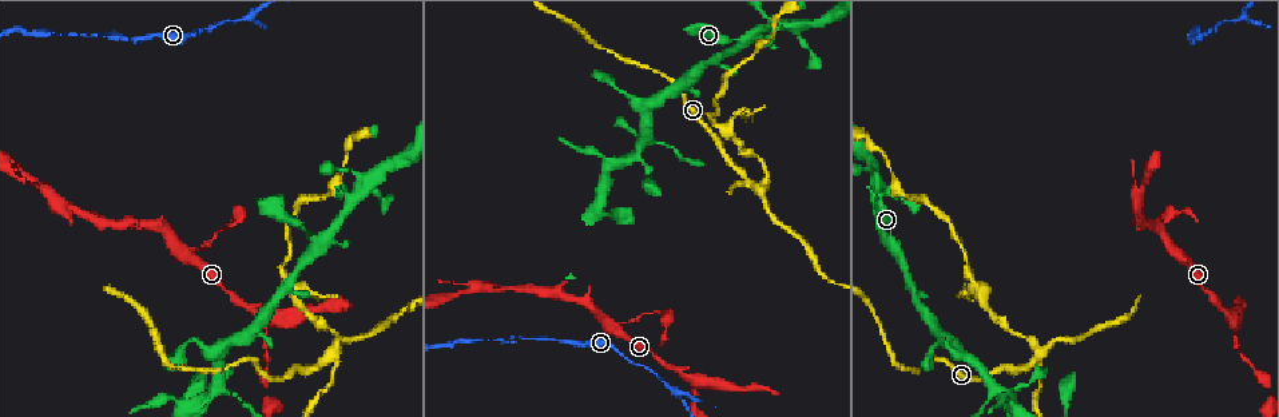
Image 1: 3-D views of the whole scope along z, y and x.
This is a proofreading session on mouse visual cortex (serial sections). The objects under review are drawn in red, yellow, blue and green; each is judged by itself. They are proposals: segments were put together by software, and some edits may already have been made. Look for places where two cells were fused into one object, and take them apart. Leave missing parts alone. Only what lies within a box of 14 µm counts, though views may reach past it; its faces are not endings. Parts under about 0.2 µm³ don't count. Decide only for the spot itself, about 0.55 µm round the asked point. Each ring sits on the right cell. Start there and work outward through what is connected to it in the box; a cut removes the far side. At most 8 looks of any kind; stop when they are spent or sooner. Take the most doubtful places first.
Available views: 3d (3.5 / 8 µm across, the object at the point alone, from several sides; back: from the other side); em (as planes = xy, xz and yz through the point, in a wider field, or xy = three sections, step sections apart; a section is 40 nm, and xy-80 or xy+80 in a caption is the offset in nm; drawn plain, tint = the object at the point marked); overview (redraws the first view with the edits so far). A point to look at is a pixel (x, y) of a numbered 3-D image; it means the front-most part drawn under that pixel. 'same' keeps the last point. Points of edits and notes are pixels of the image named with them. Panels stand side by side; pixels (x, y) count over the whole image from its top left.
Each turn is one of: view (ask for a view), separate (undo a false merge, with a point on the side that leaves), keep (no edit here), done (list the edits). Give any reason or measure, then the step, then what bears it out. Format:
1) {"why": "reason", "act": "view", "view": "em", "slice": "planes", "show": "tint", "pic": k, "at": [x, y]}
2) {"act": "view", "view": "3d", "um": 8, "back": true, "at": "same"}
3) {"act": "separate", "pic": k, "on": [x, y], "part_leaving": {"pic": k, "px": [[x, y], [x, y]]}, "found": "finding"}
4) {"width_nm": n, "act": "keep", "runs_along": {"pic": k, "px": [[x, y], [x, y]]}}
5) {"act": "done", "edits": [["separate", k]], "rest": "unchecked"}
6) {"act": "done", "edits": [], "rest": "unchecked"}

{"why": "sudden change in width", "act": "view", "view": "3d", "um": 3.5, "back": true, "pic": 1, "at": [1042, 348]}

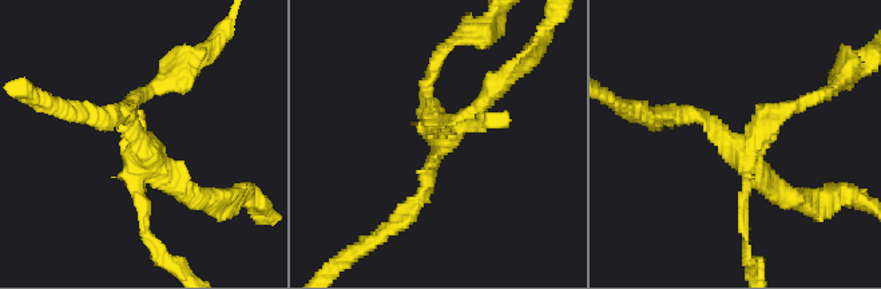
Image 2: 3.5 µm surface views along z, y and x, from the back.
{"arms": 4, "arm_widths_nm": [150, 150, 150, 200], "why": "shape alone is not enough", "act": "view", "view": "em", "slice": "planes", "show": "tint", "pic": 2, "at": [438, 127]}

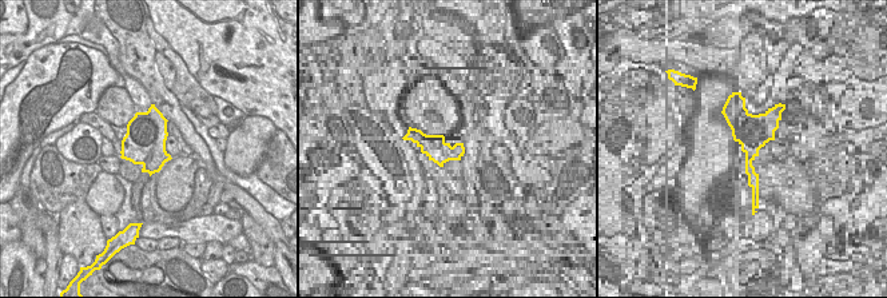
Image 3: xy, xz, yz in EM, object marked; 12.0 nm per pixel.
{"why": "cut it another way", "act": "view", "view": "em", "slice": "xy", "step": 5, "show": "tint", "at": "same"}

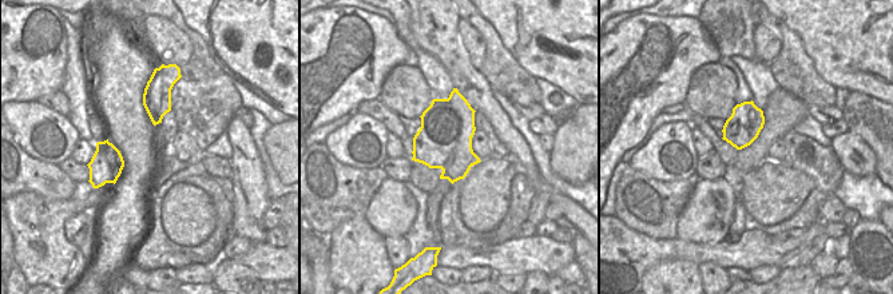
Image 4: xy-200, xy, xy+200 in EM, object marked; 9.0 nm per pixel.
{"act": "separate", "pic": 2, "on": [429, 79], "part_leaving": {"pic": 2, "px": [[432, 123], [424, 82], [464, 38]]}, "found": "a second cell is stuck on"}

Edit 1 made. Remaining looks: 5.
{"act": "view", "view": "3d", "um": 8, "back": true, "pic": 1, "at": [68, 34]}

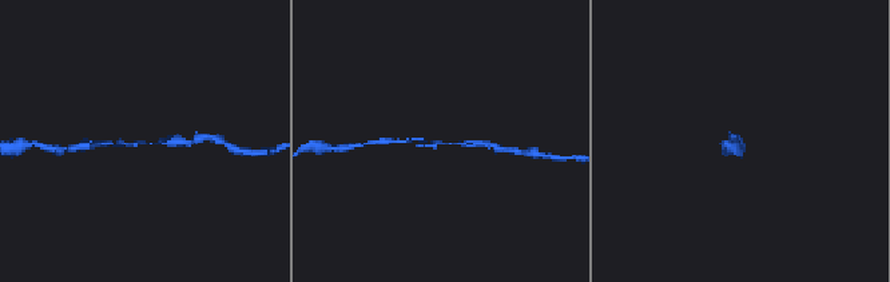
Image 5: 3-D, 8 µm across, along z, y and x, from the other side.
{"act": "view", "view": "em", "slice": "planes", "show": "tint", "pic": 5, "at": [441, 141]}

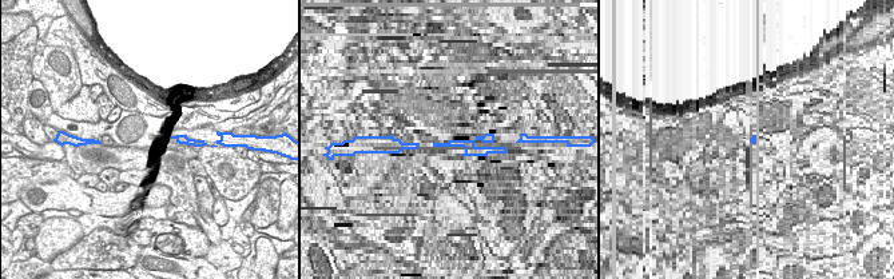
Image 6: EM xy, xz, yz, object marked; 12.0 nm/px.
{"act": "keep", "runs_along": {"pic": 5, "px": [[404, 140], [463, 145], [483, 143]]}, "found": "continuous, no second cell"}

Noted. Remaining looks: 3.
{"why": "a narrow waist", "act": "view", "view": "3d", "um": 3.5, "pic": 1, "at": [892, 240]}

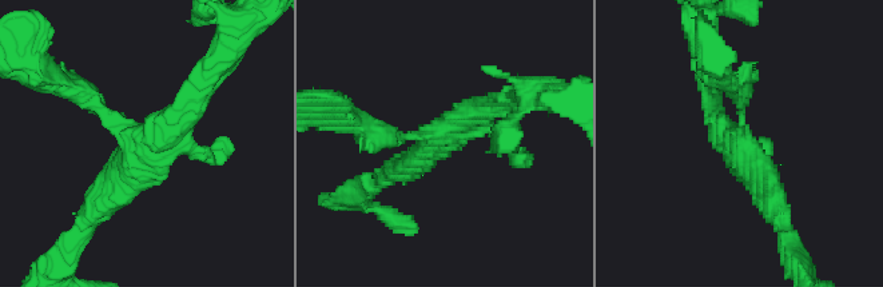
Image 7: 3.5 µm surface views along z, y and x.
{"act": "keep", "runs_along": {"pic": 7, "px": [[734, 88], [747, 159], [778, 216]]}, "found": "one cell here"}

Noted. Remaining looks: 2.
{"why": "four arms meet", "act": "view", "view": "em", "slice": "xy", "step": 3, "show": "tint", "pic": 1, "at": [647, 141]}

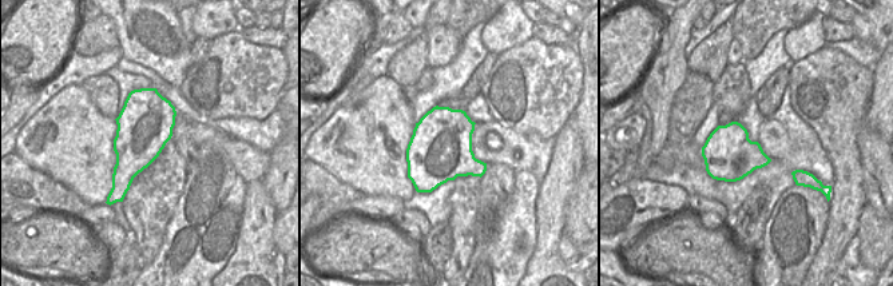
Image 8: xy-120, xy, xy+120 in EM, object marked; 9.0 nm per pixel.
{"act": "view", "view": "3d", "um": 3.5, "back": true, "at": "same"}

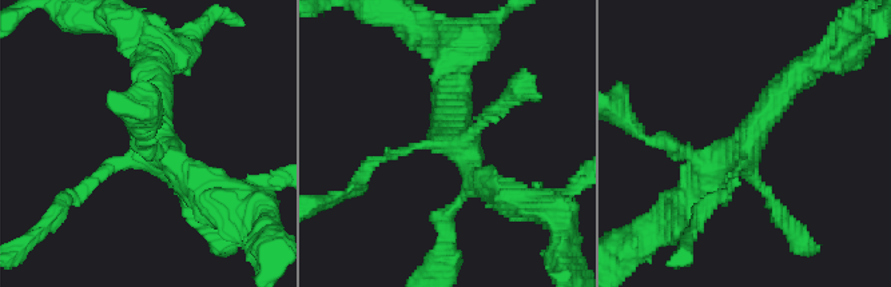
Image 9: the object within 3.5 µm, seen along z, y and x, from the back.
{"arms": 4, "act": "keep", "runs_along": {"pic": 9, "px": [[804, 70], [695, 188]]}, "found": "one cell here"}

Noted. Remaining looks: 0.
{"act": "done", "edits": [["separate", 2]], "rest": "unchecked"}

